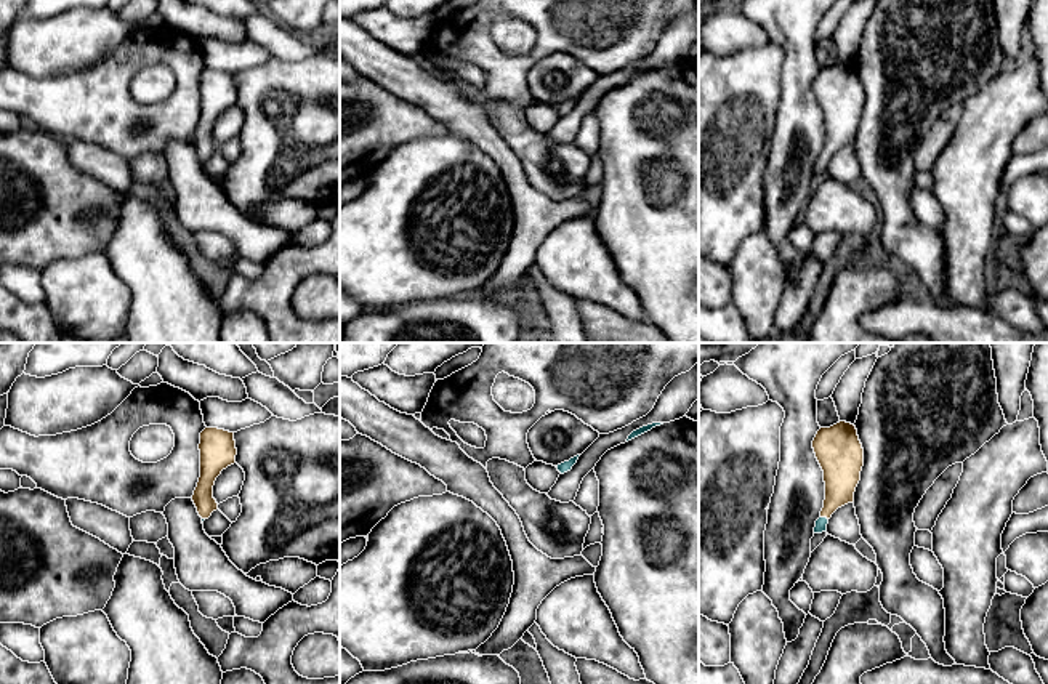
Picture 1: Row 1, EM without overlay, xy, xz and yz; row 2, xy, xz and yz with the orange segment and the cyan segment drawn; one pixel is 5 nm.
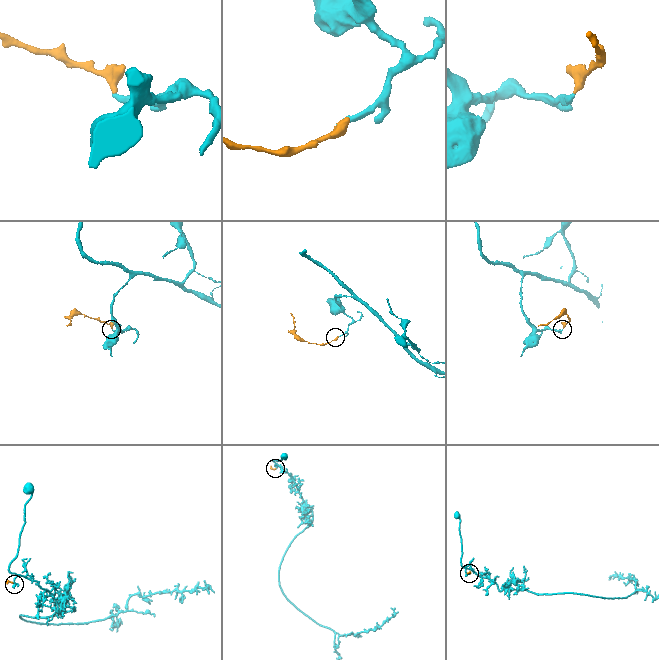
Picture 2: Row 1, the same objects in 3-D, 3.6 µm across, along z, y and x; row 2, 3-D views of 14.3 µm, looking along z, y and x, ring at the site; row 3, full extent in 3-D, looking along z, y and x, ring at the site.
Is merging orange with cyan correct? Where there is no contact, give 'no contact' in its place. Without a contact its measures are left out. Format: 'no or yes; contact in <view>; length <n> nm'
yes; contact in yz; length 40 nm

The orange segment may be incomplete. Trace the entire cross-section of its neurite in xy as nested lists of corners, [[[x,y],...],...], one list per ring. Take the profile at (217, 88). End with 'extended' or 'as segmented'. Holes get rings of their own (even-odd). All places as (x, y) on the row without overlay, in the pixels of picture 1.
[[[205,69],[200,74],[200,119],[192,136],[192,143],[202,160],[208,160],[218,151],[213,139],[213,127],[223,111],[236,104],[234,74]]] | as segmented

